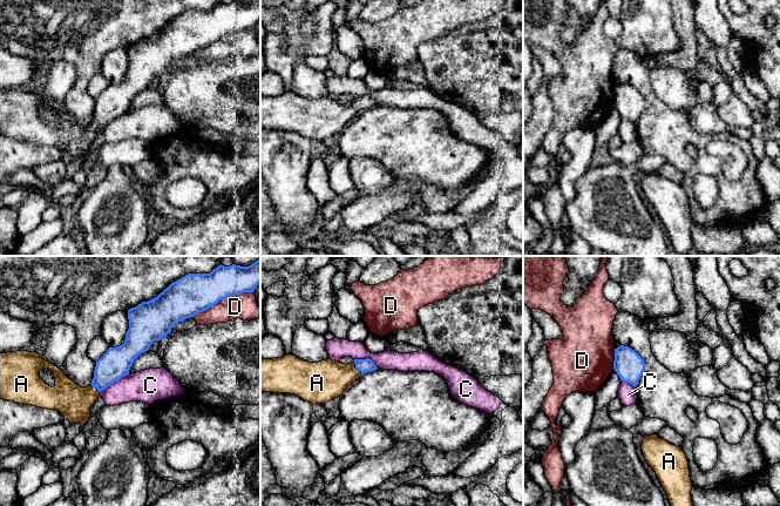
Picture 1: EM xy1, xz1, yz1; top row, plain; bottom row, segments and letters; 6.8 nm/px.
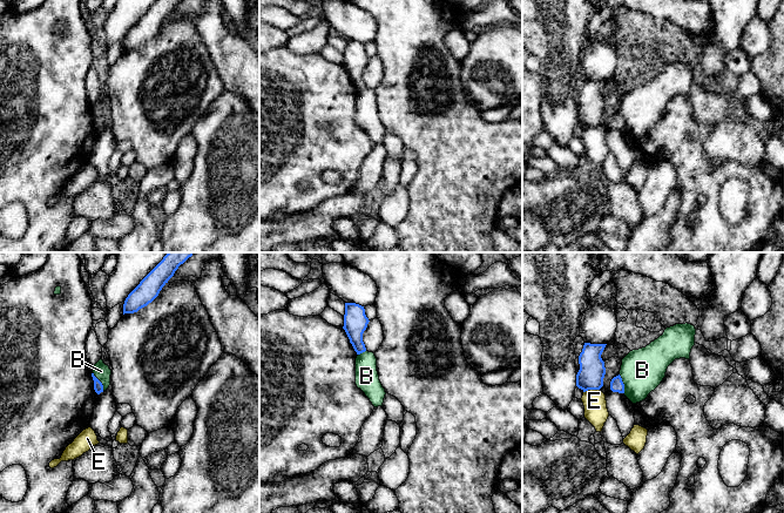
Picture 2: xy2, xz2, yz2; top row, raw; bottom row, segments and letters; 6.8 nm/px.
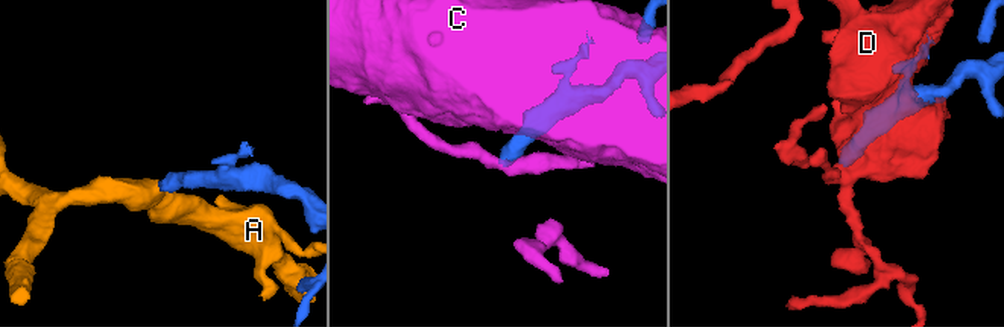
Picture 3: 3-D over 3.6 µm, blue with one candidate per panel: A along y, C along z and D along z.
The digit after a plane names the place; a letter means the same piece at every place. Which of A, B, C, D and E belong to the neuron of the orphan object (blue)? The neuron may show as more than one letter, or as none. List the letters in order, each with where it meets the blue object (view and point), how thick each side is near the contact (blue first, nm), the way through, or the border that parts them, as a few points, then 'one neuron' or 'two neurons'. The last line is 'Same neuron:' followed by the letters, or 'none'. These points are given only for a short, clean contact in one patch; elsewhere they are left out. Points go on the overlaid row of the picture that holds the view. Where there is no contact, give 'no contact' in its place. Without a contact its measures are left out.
A: xz1 (355, 368) | 100/280 nm | across xz1 (364, 365), (355, 368), (347, 375), (327, 379) | one neuron
B: yz2 (623, 384) | 100/300 nm | along yz2 (619, 375), (624, 392) | two neurons
C: xy1 (114, 382) | 200/220 nm | along xy1 (129, 373), (113, 382), (100, 392) | two neurons
D: xy1 (222, 298) | 280/180 nm | two neurons
E: yz2 (590, 389) | 180/160 nm | two neurons
Same neuron: A

